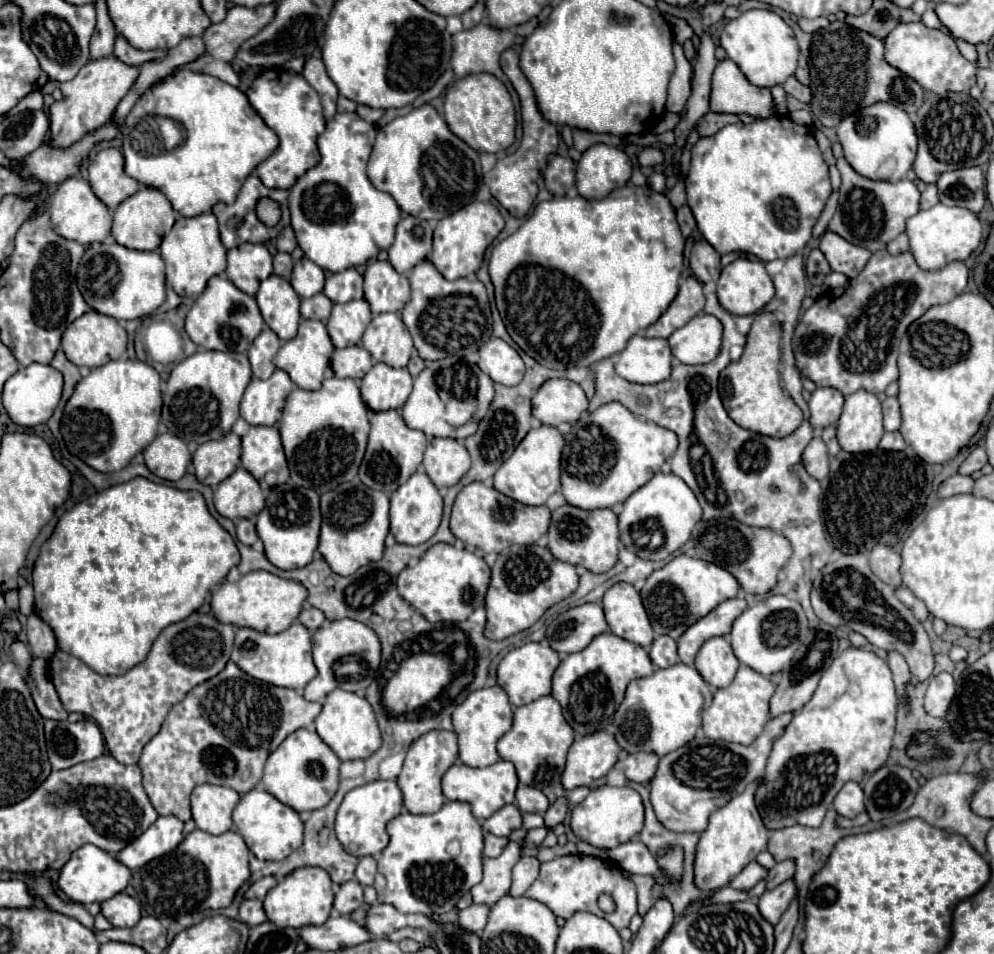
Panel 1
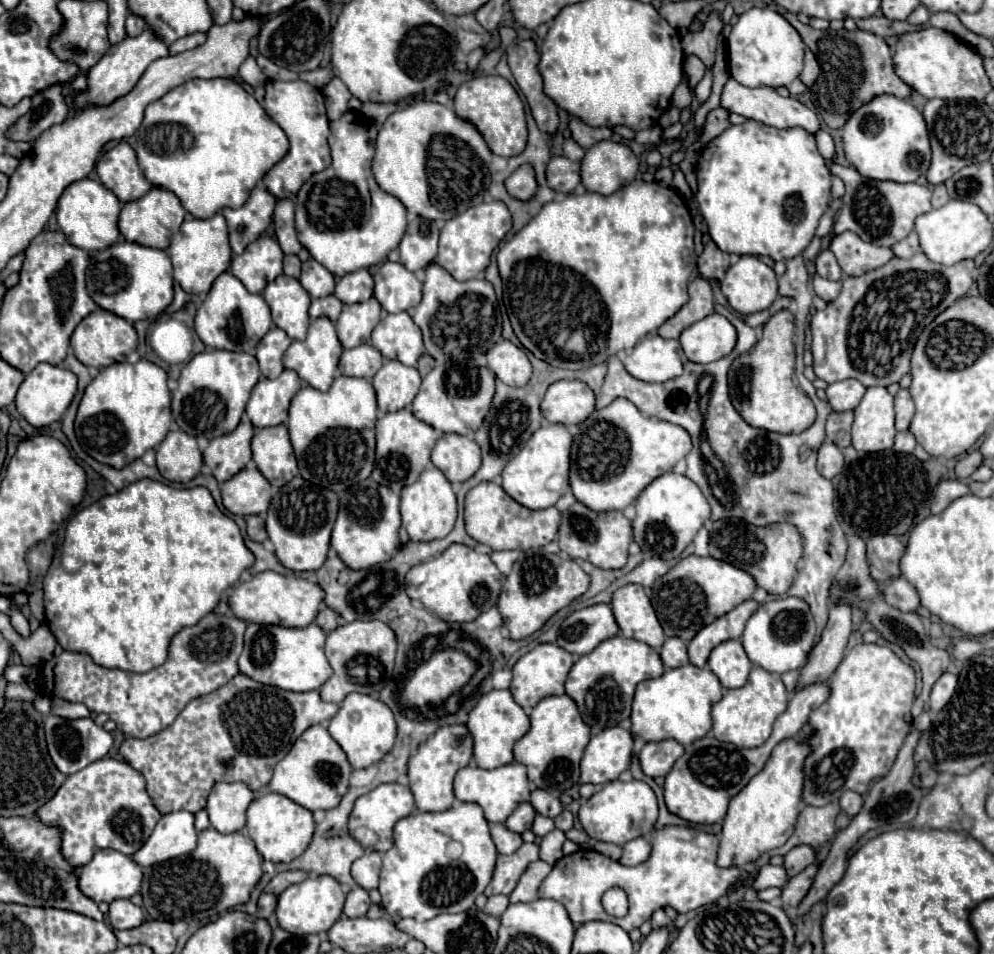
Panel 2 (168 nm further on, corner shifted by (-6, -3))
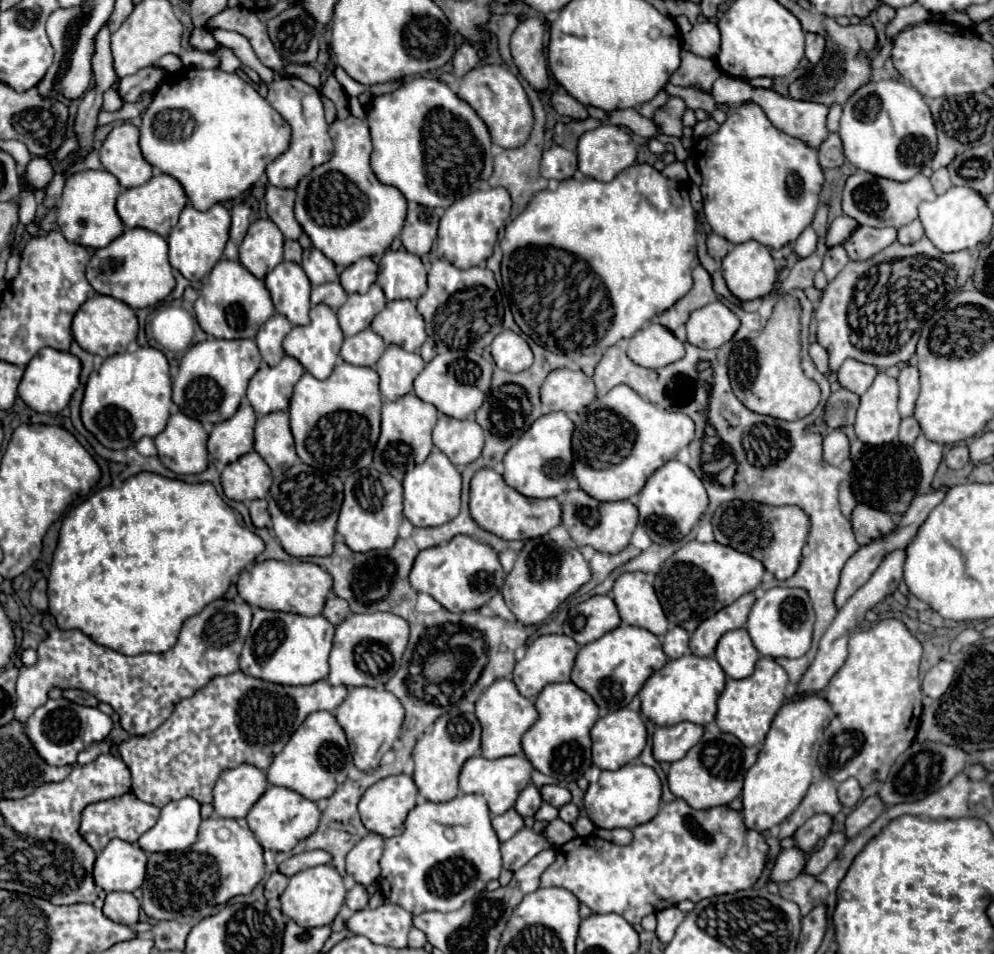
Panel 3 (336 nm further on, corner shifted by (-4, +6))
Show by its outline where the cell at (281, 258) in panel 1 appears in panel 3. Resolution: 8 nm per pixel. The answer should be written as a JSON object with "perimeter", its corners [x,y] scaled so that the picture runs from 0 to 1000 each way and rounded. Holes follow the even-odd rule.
{"perimeter":[[[289,252],[287,254],[287,273],[293,273],[293,275],[303,275],[303,258],[299,252]]]}

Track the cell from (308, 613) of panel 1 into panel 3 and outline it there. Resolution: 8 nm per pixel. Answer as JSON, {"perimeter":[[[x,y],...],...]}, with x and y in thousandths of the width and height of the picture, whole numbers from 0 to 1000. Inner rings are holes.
{"perimeter":[[[331,625],[325,637],[325,646],[333,652],[333,654],[343,654],[343,650],[347,650],[351,646],[351,633],[347,629],[343,629],[341,625]]]}

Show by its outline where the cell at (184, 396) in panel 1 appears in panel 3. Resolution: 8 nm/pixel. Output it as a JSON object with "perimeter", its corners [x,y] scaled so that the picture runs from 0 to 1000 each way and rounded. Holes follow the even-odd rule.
{"perimeter":[[[210,354],[188,367],[174,396],[174,421],[180,430],[200,442],[224,442],[234,436],[246,415],[253,394],[261,388],[263,371],[257,356]]]}

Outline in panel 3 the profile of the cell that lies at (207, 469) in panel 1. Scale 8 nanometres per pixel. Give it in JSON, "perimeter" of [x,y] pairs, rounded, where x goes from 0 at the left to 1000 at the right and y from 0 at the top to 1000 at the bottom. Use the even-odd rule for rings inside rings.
{"perimeter":[[[242,421],[234,438],[216,444],[210,455],[210,476],[224,486],[232,486],[255,472],[257,430],[251,421]]]}

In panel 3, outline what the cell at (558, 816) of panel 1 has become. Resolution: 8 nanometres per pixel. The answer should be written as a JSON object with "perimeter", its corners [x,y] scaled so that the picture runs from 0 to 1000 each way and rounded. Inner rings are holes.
{"perimeter":[[[572,841],[572,843],[562,847],[562,857],[568,860],[570,864],[576,864],[580,860],[580,855],[582,855],[582,847],[576,841]]]}

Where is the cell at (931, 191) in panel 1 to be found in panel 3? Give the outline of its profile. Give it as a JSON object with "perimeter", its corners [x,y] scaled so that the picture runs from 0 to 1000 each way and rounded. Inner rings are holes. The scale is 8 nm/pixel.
{"perimeter":[[[945,176],[945,178],[941,178],[939,184],[937,184],[937,193],[939,193],[939,197],[941,197],[943,203],[953,201],[953,199],[957,197],[957,189],[955,189],[955,180],[953,180],[953,176]]]}

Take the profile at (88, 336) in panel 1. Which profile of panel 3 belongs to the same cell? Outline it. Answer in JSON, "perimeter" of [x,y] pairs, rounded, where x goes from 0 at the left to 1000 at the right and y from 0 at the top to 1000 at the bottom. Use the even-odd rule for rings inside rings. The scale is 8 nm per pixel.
{"perimeter":[[[96,308],[94,312],[90,312],[73,333],[73,352],[77,361],[88,369],[100,371],[104,375],[126,369],[128,363],[138,356],[138,344],[140,344],[138,331],[126,317],[114,314],[114,310],[102,310],[102,308]]]}

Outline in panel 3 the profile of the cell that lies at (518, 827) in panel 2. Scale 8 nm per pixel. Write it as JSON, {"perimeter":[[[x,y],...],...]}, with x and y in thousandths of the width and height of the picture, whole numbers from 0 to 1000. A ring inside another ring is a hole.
{"perimeter":[[[532,822],[532,824],[524,830],[524,834],[520,836],[518,849],[520,849],[526,857],[528,857],[528,855],[536,855],[536,853],[542,849],[544,841],[546,841],[546,836],[544,836],[542,826],[540,826],[538,822]]]}

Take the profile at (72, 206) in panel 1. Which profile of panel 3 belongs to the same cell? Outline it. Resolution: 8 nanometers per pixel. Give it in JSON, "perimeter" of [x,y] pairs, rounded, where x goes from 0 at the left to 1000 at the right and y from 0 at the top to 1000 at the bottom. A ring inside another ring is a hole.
{"perimeter":[[[84,178],[71,182],[65,189],[65,197],[57,214],[57,235],[61,237],[63,247],[71,256],[79,256],[84,260],[94,260],[94,262],[106,260],[110,254],[114,254],[124,243],[122,229],[118,226],[116,220],[120,201],[122,201],[120,189],[108,178]]]}

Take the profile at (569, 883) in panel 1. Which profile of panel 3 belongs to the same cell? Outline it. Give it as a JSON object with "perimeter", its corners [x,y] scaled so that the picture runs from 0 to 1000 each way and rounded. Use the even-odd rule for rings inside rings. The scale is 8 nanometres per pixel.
{"perimeter":[[[679,836],[677,841],[667,841],[663,853],[657,860],[635,868],[635,872],[637,883],[633,887],[621,887],[617,883],[605,881],[599,874],[587,878],[580,876],[572,881],[570,885],[560,889],[560,899],[546,914],[544,929],[570,931],[582,941],[582,945],[591,948],[599,958],[619,956],[627,960],[633,969],[643,969],[647,960],[679,950],[685,943],[703,945],[707,941],[758,931],[774,901],[774,885],[768,874],[749,868],[745,851],[735,849],[733,845],[699,849],[689,839]]]}

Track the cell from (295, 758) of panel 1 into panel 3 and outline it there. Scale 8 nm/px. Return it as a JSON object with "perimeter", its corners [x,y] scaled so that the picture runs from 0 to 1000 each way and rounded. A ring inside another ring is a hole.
{"perimeter":[[[315,746],[307,753],[303,763],[299,763],[299,767],[291,774],[287,784],[275,795],[269,807],[269,818],[275,824],[287,824],[319,841],[323,836],[331,836],[337,830],[337,826],[349,816],[353,803],[355,797],[351,780],[339,753],[333,746]]]}

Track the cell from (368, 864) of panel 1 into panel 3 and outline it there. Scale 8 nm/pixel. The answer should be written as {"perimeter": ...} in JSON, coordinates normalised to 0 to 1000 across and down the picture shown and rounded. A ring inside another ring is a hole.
{"perimeter":[[[377,872],[361,881],[349,895],[349,916],[357,920],[359,927],[373,929],[381,920],[381,901],[385,893],[385,878]]]}

